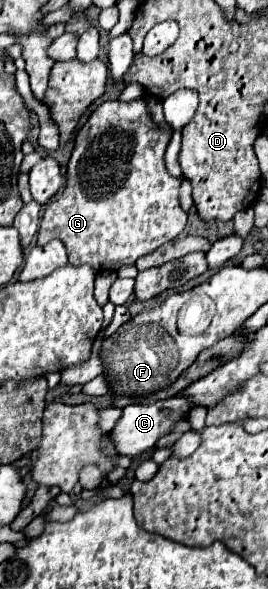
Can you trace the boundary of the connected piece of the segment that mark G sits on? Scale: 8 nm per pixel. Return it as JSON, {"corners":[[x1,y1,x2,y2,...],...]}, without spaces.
{"corners":[[143,99,139,101,129,101,129,103,123,103,123,101,105,101,101,103,91,115,89,119,85,121,85,125,77,131,77,137,75,137,75,149,71,153,71,159,69,159,69,169,67,169,67,183,65,183,65,189,63,189,63,195,57,199,57,203,49,203,43,211,43,217,41,217,41,225,39,225,39,245,45,245,49,243,51,239,61,239,65,249,67,249,67,255,69,255,69,263,71,265,91,265,95,271,117,271,119,267,123,265,133,265,139,257,155,251,159,245,167,243,167,241,173,241,183,229,185,229,185,223,187,223,187,213,181,209,181,203,179,203,179,187,181,187,181,179,175,179,167,173,165,169,165,147,169,143,171,135,169,133,163,133,153,121,151,121,151,115,147,111,147,105]]}

